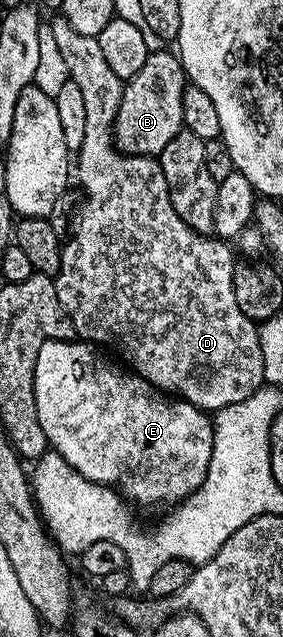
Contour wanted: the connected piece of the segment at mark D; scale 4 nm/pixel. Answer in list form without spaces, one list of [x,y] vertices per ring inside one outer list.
[[[62,16],[52,18],[55,19],[50,19],[49,25],[53,32],[53,40],[57,40],[61,60],[65,60],[70,85],[81,88],[81,97],[85,99],[85,140],[77,151],[80,182],[78,185],[85,195],[85,201],[78,211],[77,225],[74,227],[73,236],[68,237],[63,246],[61,268],[53,278],[59,303],[63,305],[65,312],[71,318],[71,323],[75,326],[76,335],[80,339],[92,344],[102,344],[104,347],[112,346],[120,354],[118,357],[130,369],[140,374],[145,381],[153,384],[159,390],[176,398],[183,398],[189,404],[196,406],[197,409],[208,412],[220,410],[229,404],[237,404],[264,385],[259,326],[252,322],[249,316],[245,316],[245,312],[241,312],[241,308],[237,308],[237,296],[233,296],[233,272],[237,265],[237,258],[231,255],[231,250],[227,247],[230,245],[226,241],[215,236],[196,234],[185,224],[185,220],[181,220],[181,216],[177,216],[177,212],[173,212],[173,204],[169,200],[169,184],[165,184],[165,172],[161,172],[159,163],[154,157],[142,154],[120,154],[115,149],[113,131],[115,129],[117,108],[121,104],[121,96],[123,95],[124,79],[117,77],[110,70],[109,64],[105,61],[105,55],[101,52],[101,44],[98,38],[81,36],[81,32],[73,32],[73,28],[69,28],[69,24]]]

